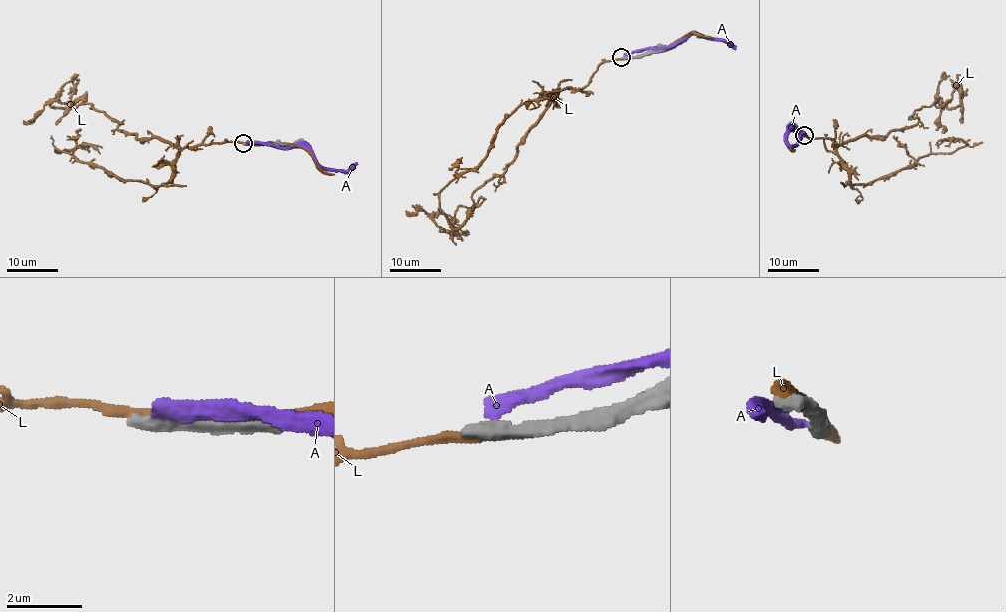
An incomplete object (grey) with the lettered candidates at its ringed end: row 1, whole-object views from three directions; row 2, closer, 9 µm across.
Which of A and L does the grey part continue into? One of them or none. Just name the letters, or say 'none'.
none

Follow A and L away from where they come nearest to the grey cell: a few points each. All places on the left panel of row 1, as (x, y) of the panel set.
A: (247, 143), (304, 147), (317, 162), (329, 170), (348, 170), (357, 163)
L: (252, 143), (184, 146), (166, 182), (150, 185), (125, 181), (55, 152), (86, 143), (99, 153)

